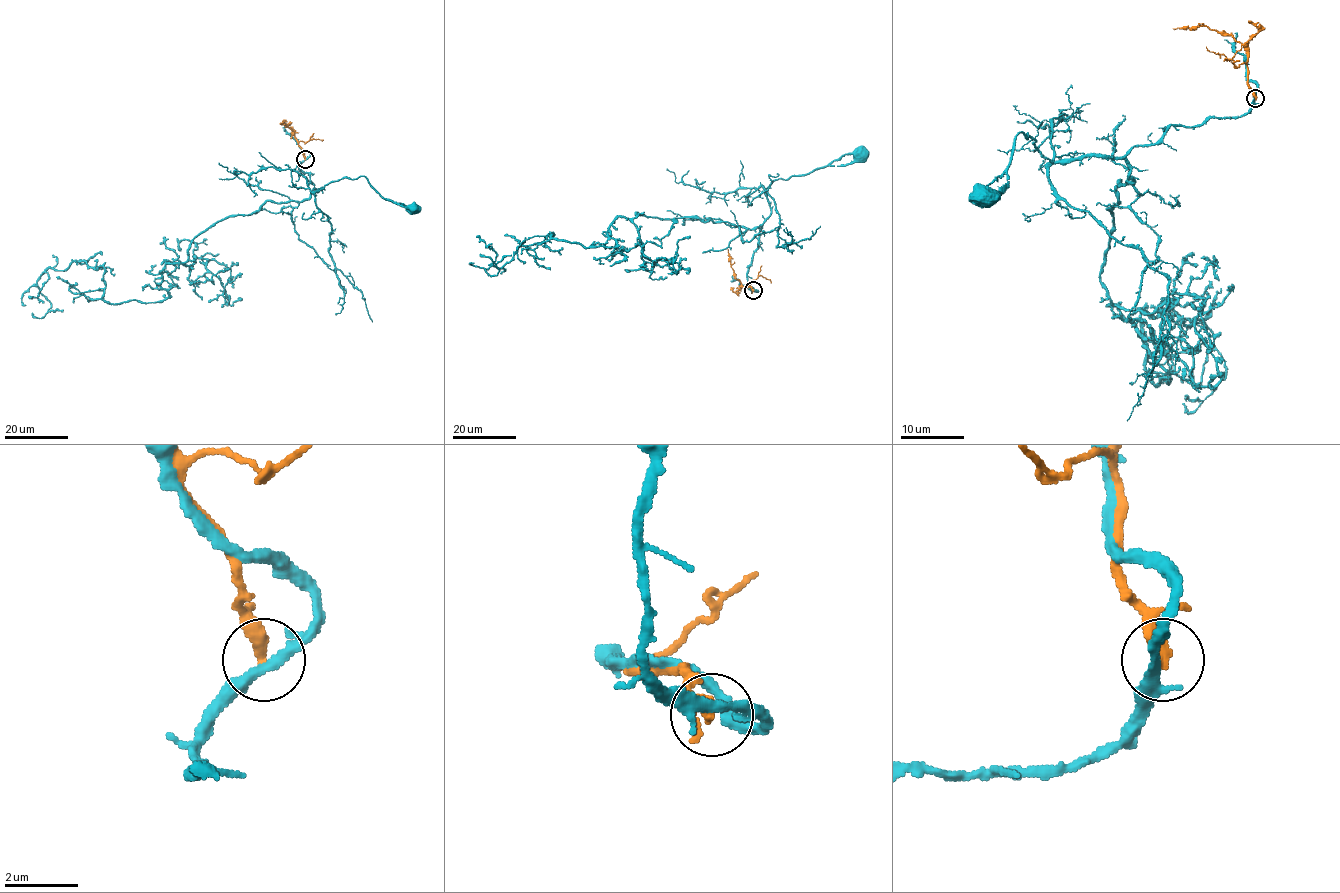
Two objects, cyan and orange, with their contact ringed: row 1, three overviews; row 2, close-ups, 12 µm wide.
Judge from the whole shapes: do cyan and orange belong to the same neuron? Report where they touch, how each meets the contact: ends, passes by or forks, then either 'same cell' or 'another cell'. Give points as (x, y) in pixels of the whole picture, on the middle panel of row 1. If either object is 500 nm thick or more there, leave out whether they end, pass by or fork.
at (753, 290); cyan passes by; orange ends there; another cell

